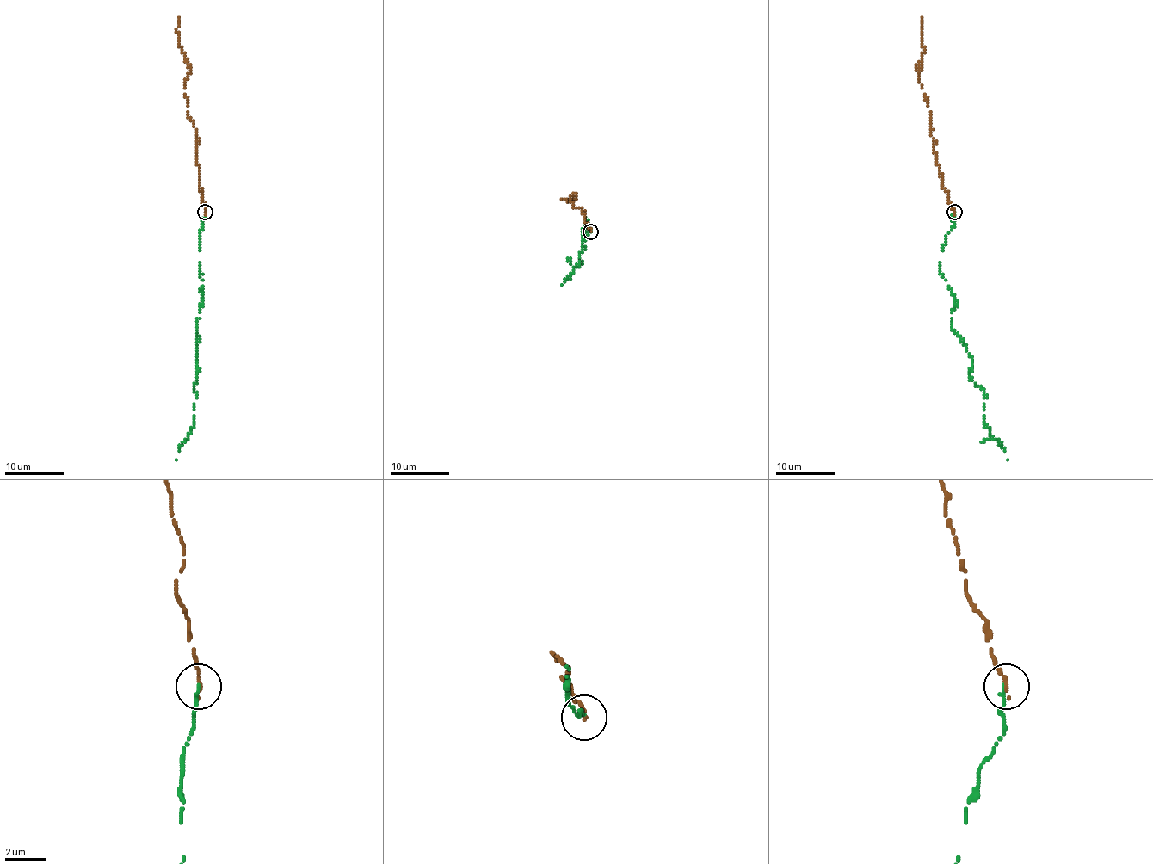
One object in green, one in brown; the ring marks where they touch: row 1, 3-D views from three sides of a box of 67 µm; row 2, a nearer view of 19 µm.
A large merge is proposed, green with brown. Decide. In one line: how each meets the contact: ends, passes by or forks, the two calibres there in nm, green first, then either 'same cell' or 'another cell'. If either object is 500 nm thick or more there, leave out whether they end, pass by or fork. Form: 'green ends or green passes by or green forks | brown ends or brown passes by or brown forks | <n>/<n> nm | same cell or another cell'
green ends | brown ends | 170/240 nm | another cell

